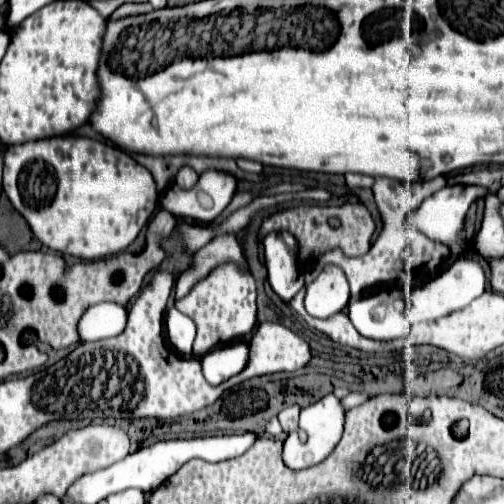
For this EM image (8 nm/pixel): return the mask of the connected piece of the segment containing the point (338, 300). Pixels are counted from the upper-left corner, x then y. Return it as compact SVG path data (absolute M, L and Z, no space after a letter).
M328 266L322 274L308 284L304 306L314 318L330 318L350 300L350 286L344 272L336 266Z

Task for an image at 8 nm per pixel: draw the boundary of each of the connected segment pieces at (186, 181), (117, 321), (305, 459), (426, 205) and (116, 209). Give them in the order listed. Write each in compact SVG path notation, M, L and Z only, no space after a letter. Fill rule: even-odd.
M182 168L175 177L175 183L182 188L182 190L190 190L196 186L198 182L198 174L192 168Z
M102 302L90 306L78 322L80 342L98 342L118 336L128 322L128 310L116 302Z
M328 394L322 400L302 408L298 430L290 432L284 442L286 466L290 466L294 470L304 470L304 468L310 468L310 466L322 462L332 452L332 448L338 444L338 440L342 436L342 426L344 426L344 408L334 394Z
M444 186L442 190L438 190L436 194L432 194L430 198L426 198L420 206L420 210L414 214L414 224L418 226L420 232L424 232L426 236L430 236L432 240L438 240L438 242L444 242L452 248L452 256L460 256L464 252L464 244L456 240L456 234L458 234L458 224L462 226L464 222L464 214L468 210L468 206L478 200L478 198L486 198L490 194L490 190L482 188L482 186L462 186L458 192L450 186Z
M58 136L8 146L4 154L4 192L44 246L80 260L98 260L126 250L160 208L160 194L148 168L142 168L126 152L86 136Z

